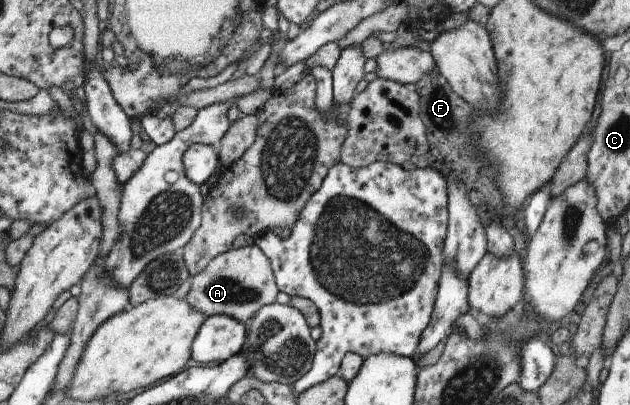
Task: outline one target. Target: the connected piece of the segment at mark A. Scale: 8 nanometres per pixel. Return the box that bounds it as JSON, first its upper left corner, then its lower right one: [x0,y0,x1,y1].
[186,244,278,323]

